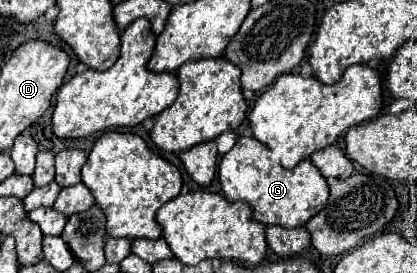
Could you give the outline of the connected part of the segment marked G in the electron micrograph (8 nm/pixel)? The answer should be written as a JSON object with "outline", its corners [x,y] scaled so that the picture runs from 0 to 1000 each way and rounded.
{"outline":[[[571,502],[561,546],[532,568],[523,604],[532,707],[547,736],[590,736],[604,751],[614,810],[633,824],[710,832],[753,795],[787,736],[787,678],[777,641],[739,582],[715,590],[700,626],[647,582],[647,546],[614,502]]]}

